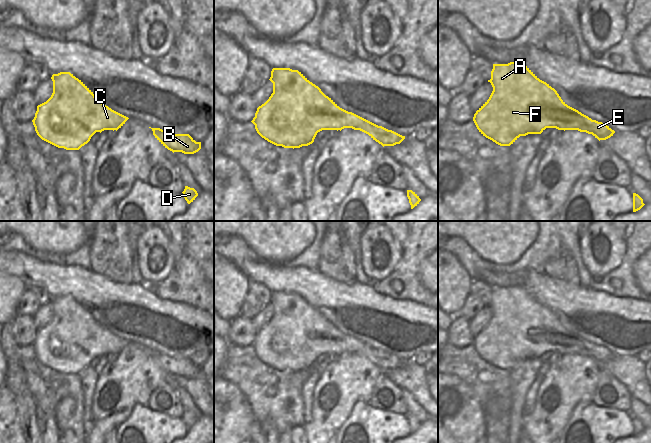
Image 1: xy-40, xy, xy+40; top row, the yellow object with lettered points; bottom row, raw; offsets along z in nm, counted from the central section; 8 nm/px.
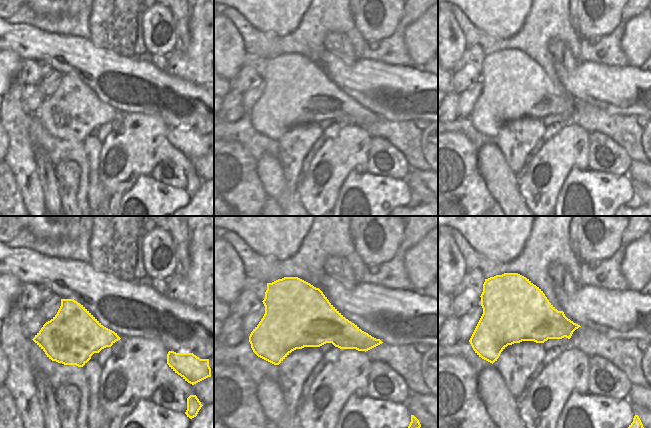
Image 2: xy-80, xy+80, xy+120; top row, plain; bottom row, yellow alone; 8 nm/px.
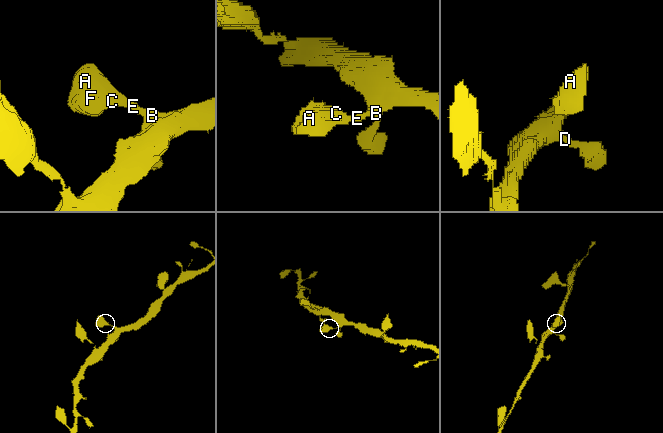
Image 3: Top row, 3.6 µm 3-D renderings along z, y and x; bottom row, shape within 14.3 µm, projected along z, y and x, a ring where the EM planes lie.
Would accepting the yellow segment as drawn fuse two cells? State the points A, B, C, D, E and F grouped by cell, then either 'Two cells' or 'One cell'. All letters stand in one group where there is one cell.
Groups: A B C D E F. One cell.

